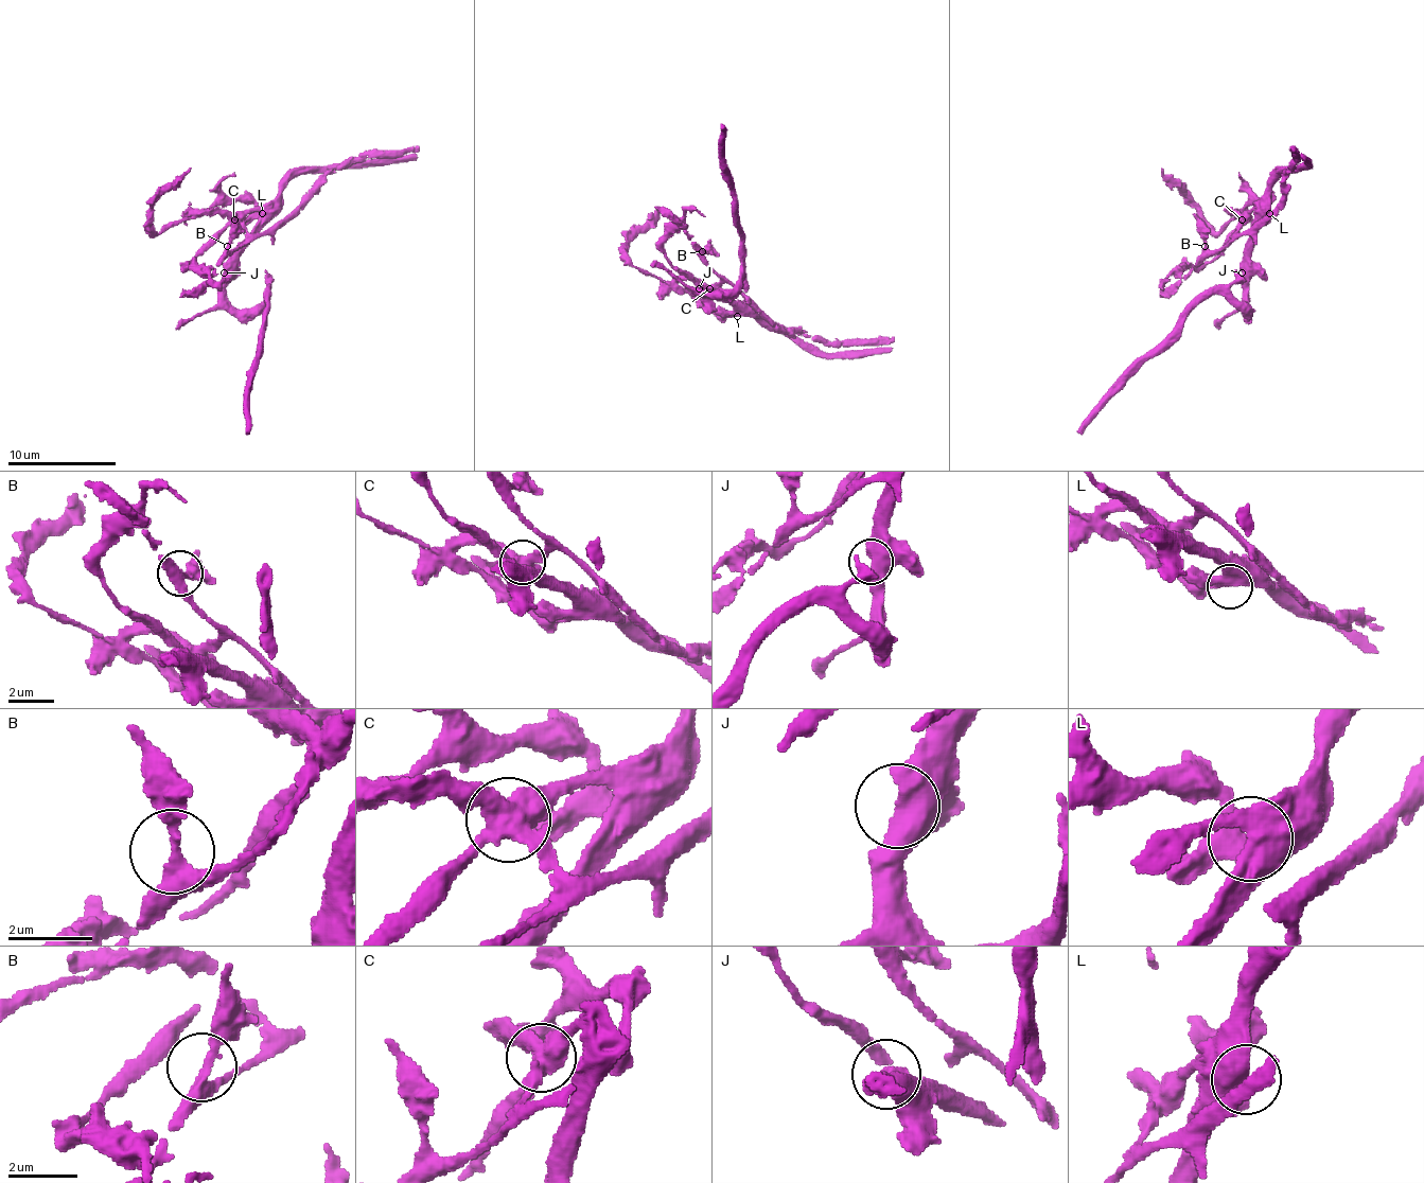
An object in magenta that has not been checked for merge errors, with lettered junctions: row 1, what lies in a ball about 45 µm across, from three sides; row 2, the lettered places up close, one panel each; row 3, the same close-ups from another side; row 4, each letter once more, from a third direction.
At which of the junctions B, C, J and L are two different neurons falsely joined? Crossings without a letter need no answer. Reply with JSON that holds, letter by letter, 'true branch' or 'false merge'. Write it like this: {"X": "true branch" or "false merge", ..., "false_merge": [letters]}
{"B": "true branch", "C": "false merge", "J": "true branch", "L": "true branch", "false_merge": ["C"]}

